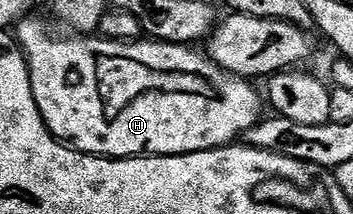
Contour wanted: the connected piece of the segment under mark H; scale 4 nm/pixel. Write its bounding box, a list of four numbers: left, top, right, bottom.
[16,18,264,160]

